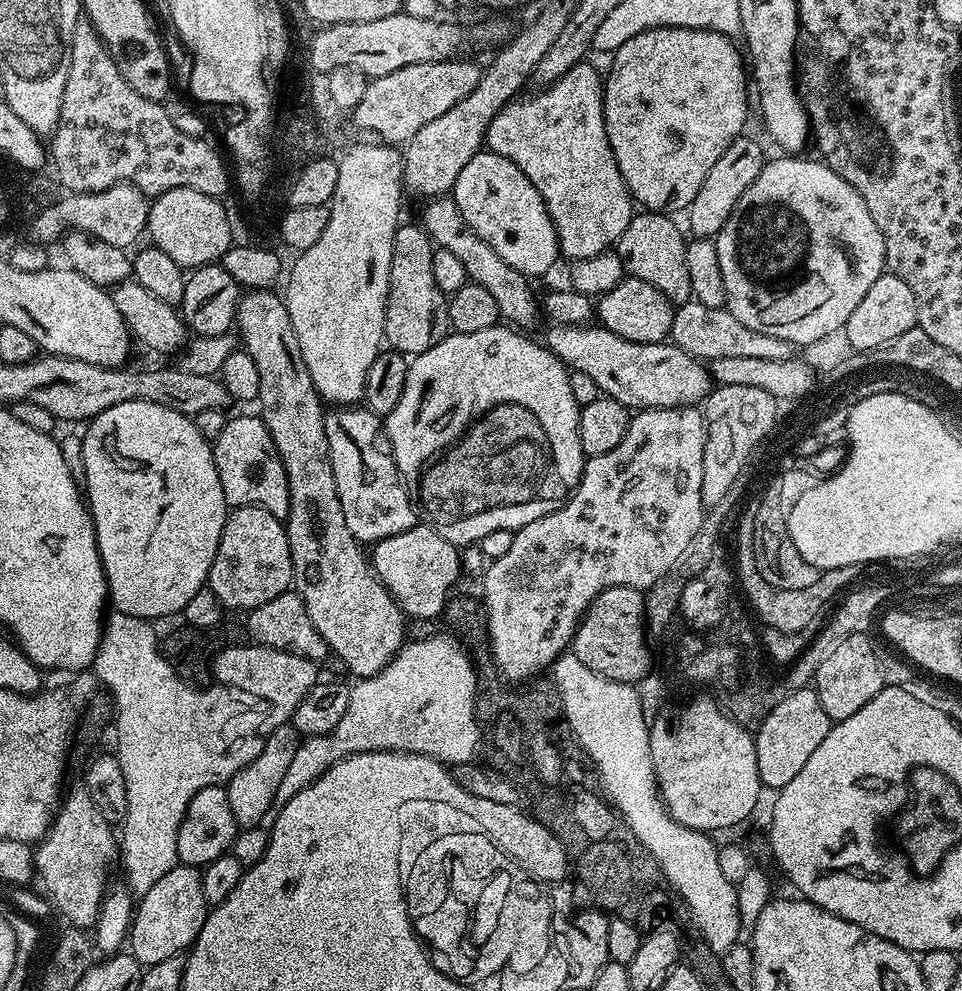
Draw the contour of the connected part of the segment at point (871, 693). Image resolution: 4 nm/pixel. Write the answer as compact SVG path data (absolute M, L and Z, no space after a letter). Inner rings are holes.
M854 633L848 636L833 650L818 666L814 690L818 694L818 702L822 702L822 710L832 721L845 720L850 714L858 714L870 698L874 698L885 688L882 676L882 667L878 664L875 650L877 645L872 642L871 635Z

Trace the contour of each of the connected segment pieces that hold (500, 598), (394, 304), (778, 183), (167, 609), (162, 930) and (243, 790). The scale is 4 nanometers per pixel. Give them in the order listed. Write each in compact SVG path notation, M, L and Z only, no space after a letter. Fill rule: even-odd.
M689 406L687 408L646 408L637 411L629 419L626 438L610 450L610 454L598 454L585 459L584 469L577 482L575 490L567 500L561 503L550 514L530 522L526 526L516 529L510 550L502 554L502 558L491 561L484 572L484 596L482 595L482 607L486 613L486 640L492 643L492 656L500 667L500 672L508 680L520 680L516 682L528 682L539 677L543 670L551 669L556 659L569 651L576 629L580 626L580 620L588 611L594 597L602 594L602 590L613 588L619 584L625 584L628 588L647 590L652 584L662 579L671 571L682 550L690 546L690 538L698 534L698 526L702 526L706 505L702 502L702 454L704 453L704 414L699 407Z
M401 223L394 234L392 257L390 258L390 282L388 283L388 301L384 315L384 340L389 349L403 352L411 358L430 350L430 346L438 346L444 337L449 335L448 296L438 290L438 282L434 282L434 266L432 254L434 245L427 230L419 223Z
M784 154L781 157L781 160L769 159L765 163L758 178L754 178L742 198L738 198L730 218L726 218L726 226L722 226L720 233L715 236L718 266L722 266L722 282L726 282L727 310L734 314L734 318L738 318L738 322L742 322L742 326L750 326L750 330L758 330L762 334L774 334L774 338L782 338L793 346L816 344L835 332L837 335L850 318L850 314L854 314L858 302L866 298L870 286L874 286L874 282L878 282L878 278L885 275L884 239L878 226L874 226L874 218L870 218L870 210L866 210L866 202L862 202L858 190L854 190L854 186L850 186L850 182L843 180L834 169L816 158L800 160L804 158L796 154Z
M135 400L134 402L118 402L118 406L110 406L110 410L102 410L102 414L98 414L87 425L88 433L83 433L84 445L82 446L82 456L85 458L85 482L82 485L83 491L86 493L86 503L88 505L89 512L92 513L92 525L96 531L96 545L100 551L100 561L104 567L104 577L108 583L108 598L111 607L115 611L122 614L130 614L131 616L137 616L143 620L149 622L156 622L159 616L172 616L175 614L183 613L186 602L190 602L190 598L194 598L194 594L198 594L200 588L205 587L208 582L208 575L210 574L210 566L214 562L214 554L218 550L218 542L222 538L222 530L224 529L224 523L228 517L230 506L226 502L226 498L222 494L222 482L218 478L218 470L216 469L216 463L214 462L214 454L212 453L212 444L209 440L201 434L196 425L193 417L186 414L178 414L178 410L169 410L166 406L158 406L158 402L142 402L141 400Z
M177 864L158 878L146 894L139 897L129 928L128 950L143 967L157 965L166 958L181 955L196 940L210 911L201 878L199 869Z
M290 722L277 723L275 727L272 733L264 736L264 745L258 758L254 758L254 762L238 770L238 774L234 774L226 785L230 798L230 810L234 810L234 818L241 829L254 828L265 823L264 815L268 811L269 813L273 811L277 803L276 795L279 794L280 787L283 786L284 779L287 778L288 771L296 760L296 751L302 743L300 733Z

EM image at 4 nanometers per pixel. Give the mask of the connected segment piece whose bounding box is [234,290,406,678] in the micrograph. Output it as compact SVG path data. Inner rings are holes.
M245 291L240 297L240 305L236 308L234 328L243 351L248 352L250 358L254 358L254 366L258 366L258 415L263 420L266 430L270 430L270 438L274 438L274 446L286 470L290 490L290 510L286 527L290 542L294 591L304 600L306 614L310 614L314 630L318 630L318 634L322 634L322 638L328 643L329 653L333 657L337 656L353 672L353 677L363 678L378 674L406 643L406 617L396 599L372 571L369 557L360 541L354 538L354 534L350 534L346 526L342 502L338 502L338 490L326 442L326 408L312 384L310 370L306 370L306 362L302 362L302 346L298 346L298 334L294 334L294 322L290 322L288 307L275 291Z

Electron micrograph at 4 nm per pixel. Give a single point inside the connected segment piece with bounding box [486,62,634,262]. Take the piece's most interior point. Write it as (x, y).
(558, 139)

